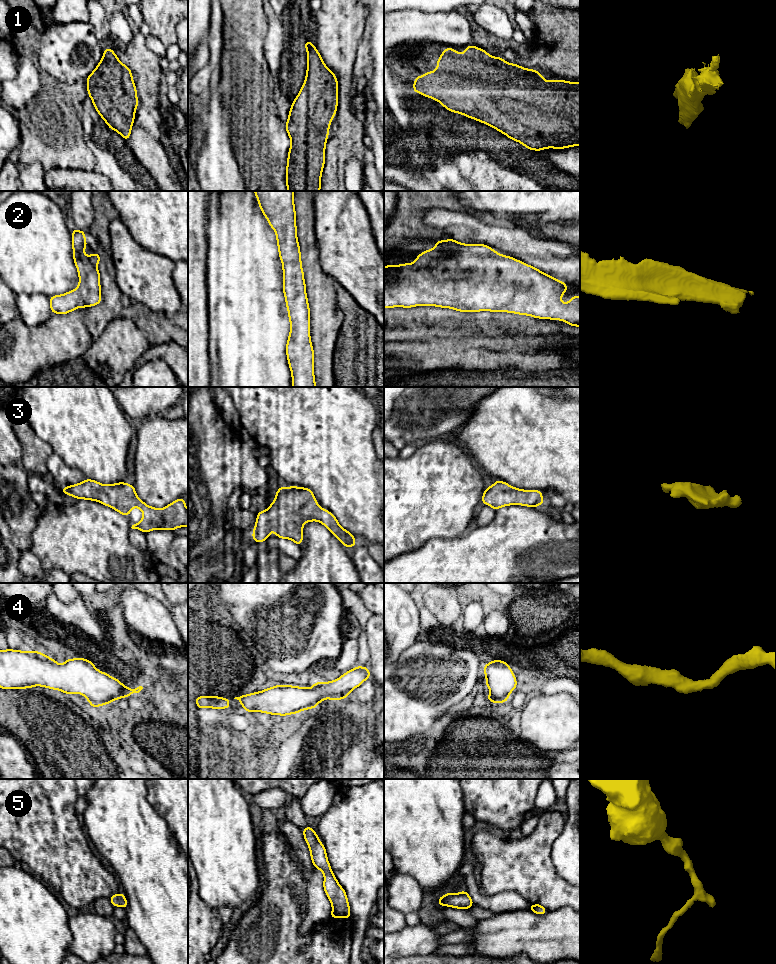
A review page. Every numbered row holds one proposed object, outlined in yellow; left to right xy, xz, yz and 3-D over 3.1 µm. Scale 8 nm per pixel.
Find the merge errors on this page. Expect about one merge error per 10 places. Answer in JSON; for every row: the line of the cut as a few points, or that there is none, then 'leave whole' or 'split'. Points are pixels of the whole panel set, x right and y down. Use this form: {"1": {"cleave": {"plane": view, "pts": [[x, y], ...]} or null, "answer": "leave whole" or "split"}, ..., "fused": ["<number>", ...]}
{"1": {"cleave": null, "answer": "leave whole"}, "2": {"cleave": null, "answer": "leave whole"}, "3": {"cleave": null, "answer": "leave whole"}, "4": {"cleave": null, "answer": "leave whole"}, "5": {"cleave": null, "answer": "leave whole"}, "fused": []}

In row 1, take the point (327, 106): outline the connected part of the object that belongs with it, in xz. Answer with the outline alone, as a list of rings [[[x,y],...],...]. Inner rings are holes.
[[[311,39],[303,45],[307,49],[306,78],[299,94],[292,102],[288,121],[285,124],[291,140],[286,184],[287,191],[320,191],[329,127],[337,111],[338,82],[333,71],[323,63]]]

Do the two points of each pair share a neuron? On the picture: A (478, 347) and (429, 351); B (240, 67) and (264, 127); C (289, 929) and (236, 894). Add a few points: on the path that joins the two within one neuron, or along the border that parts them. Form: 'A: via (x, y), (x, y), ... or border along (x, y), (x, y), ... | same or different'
A: via (466, 351), (441, 351) | same
B: via (246, 82), (246, 92), (253, 112) | same
C: border along (264, 882), (260, 894), (251, 903) | different

